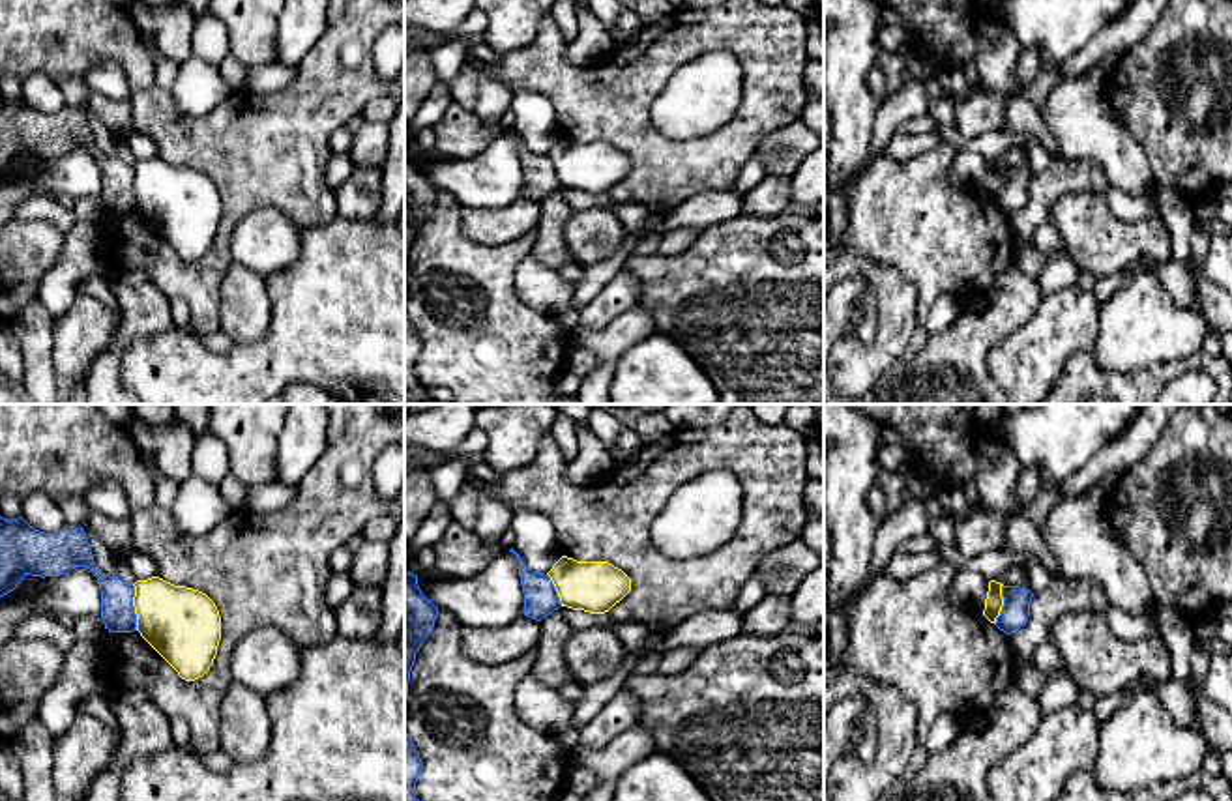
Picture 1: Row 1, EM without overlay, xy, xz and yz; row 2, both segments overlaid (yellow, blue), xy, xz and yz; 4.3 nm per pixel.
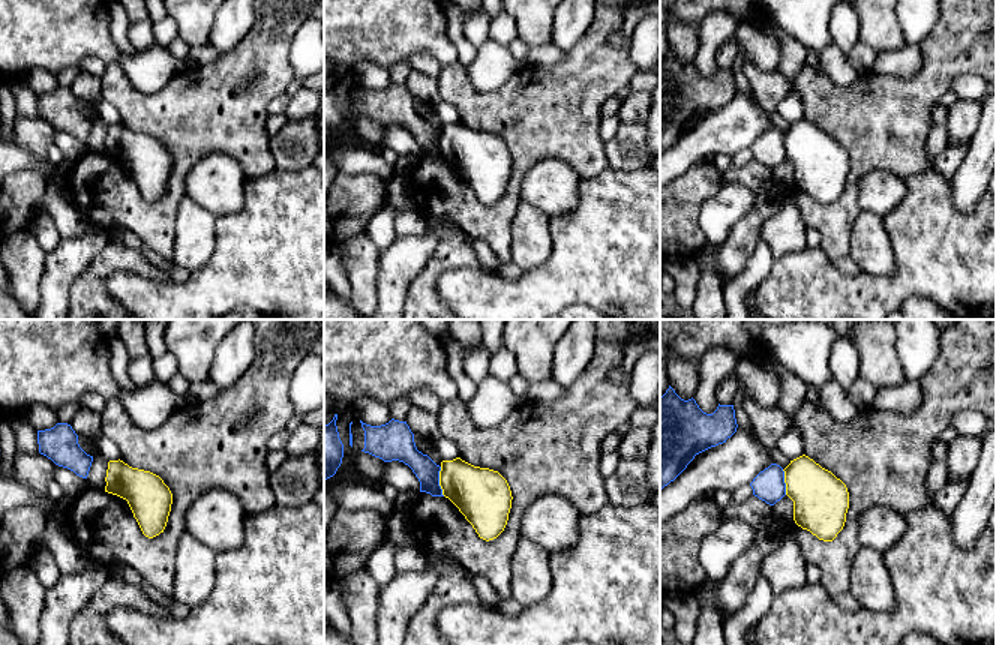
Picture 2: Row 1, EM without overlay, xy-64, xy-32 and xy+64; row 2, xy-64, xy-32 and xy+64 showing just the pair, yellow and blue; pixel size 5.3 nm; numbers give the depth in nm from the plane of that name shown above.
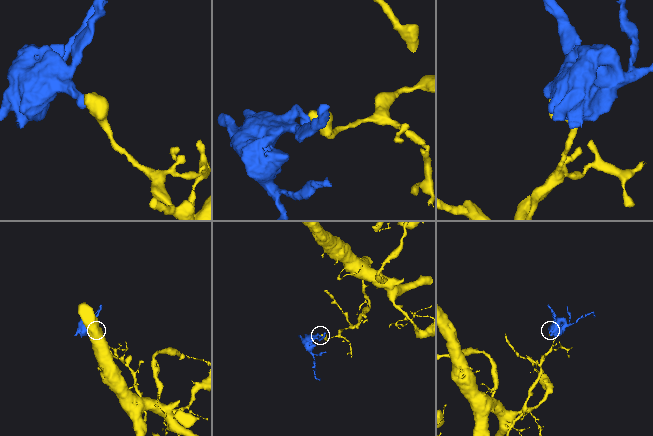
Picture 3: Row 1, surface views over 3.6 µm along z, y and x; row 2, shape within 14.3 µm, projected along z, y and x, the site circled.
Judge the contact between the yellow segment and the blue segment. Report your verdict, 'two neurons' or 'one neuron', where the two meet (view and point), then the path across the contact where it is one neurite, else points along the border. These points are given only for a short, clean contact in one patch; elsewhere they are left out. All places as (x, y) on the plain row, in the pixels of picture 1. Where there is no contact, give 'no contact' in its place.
two neurons; contact xy (133, 186); border xy (132, 165), (137, 210)

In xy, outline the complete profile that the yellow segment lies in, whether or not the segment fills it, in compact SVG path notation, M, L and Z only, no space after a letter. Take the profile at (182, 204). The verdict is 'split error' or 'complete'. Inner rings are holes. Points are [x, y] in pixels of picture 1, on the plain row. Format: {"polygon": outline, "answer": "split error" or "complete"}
{"polygon": "M159 157L137 161L133 187L140 217L185 262L202 258L217 236L221 197L202 172Z", "answer": "complete"}

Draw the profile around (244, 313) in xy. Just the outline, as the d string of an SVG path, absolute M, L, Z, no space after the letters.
M232 262L221 283L219 322L234 344L262 341L271 324L266 277Z

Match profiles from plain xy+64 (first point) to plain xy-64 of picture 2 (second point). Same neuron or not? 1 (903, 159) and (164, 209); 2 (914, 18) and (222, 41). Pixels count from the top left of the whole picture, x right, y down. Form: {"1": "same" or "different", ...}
{"1": "same", "2": "same"}

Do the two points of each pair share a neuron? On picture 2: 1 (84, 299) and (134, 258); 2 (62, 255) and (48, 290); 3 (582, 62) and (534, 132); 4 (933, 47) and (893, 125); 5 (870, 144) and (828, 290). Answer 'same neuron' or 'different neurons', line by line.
1: same neuron
2: same neuron
3: same neuron
4: same neuron
5: different neurons

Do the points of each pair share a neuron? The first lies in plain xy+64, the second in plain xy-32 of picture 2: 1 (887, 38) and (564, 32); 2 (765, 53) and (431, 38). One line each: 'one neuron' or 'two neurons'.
1: two neurons
2: two neurons

